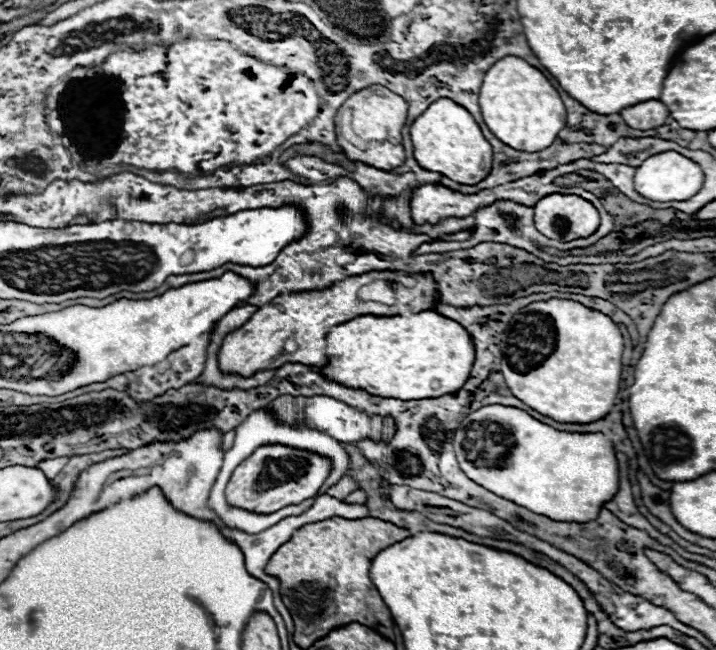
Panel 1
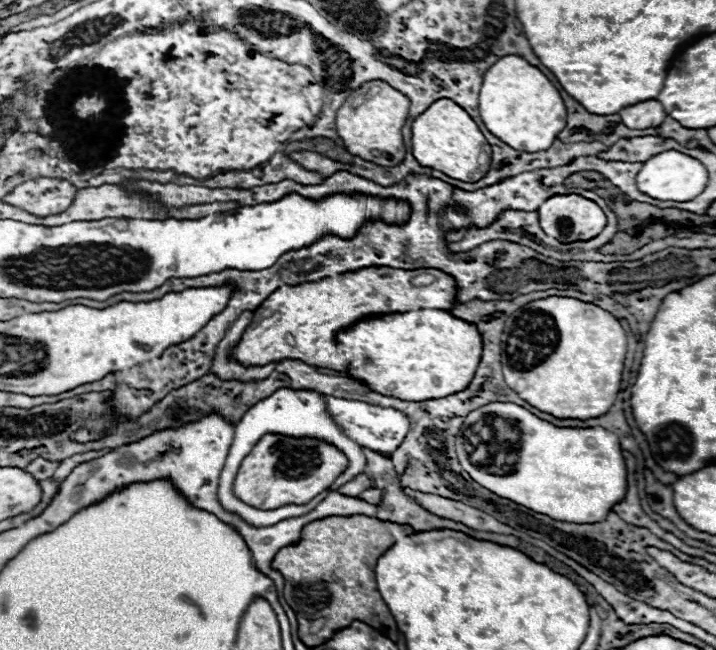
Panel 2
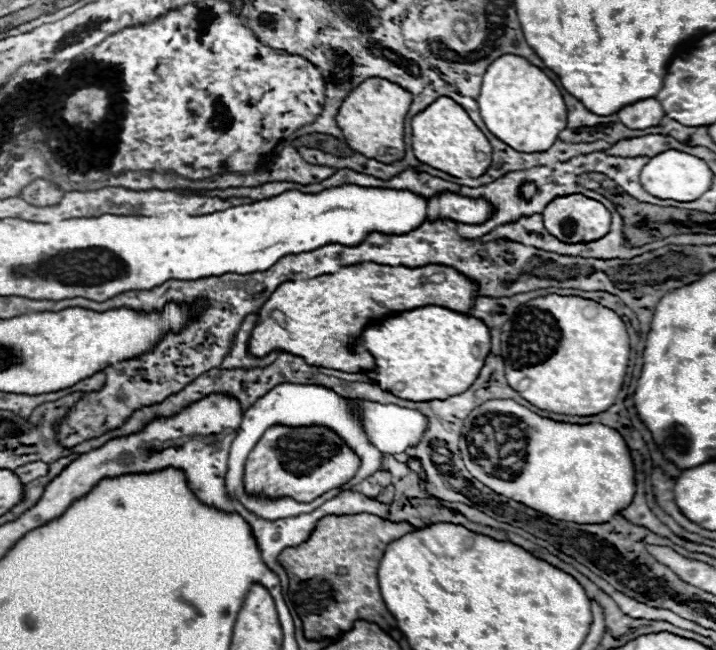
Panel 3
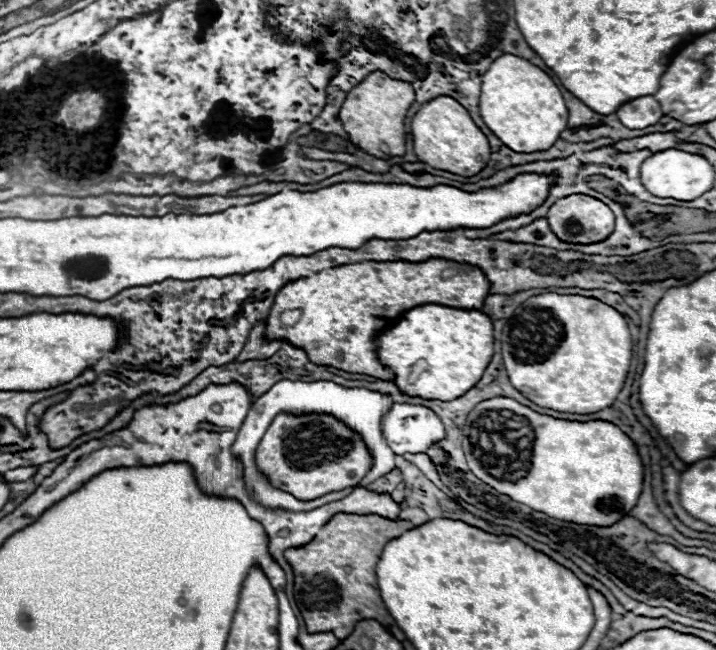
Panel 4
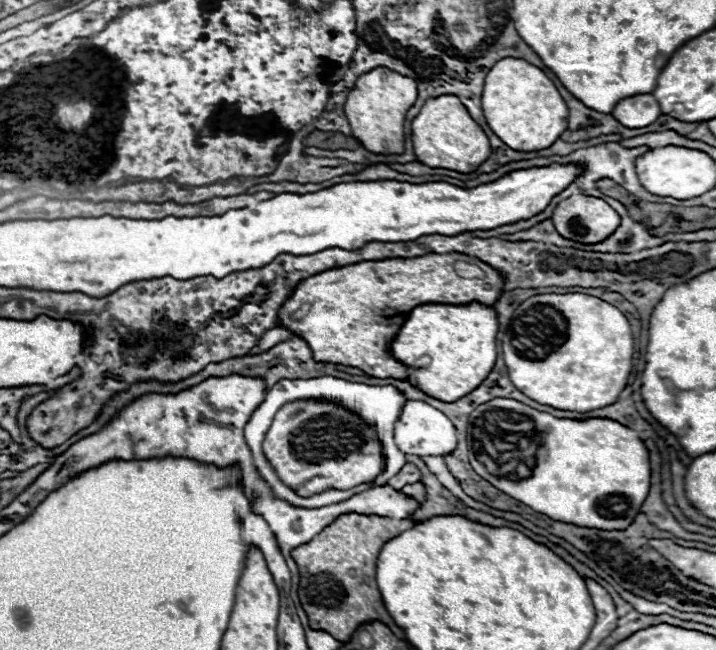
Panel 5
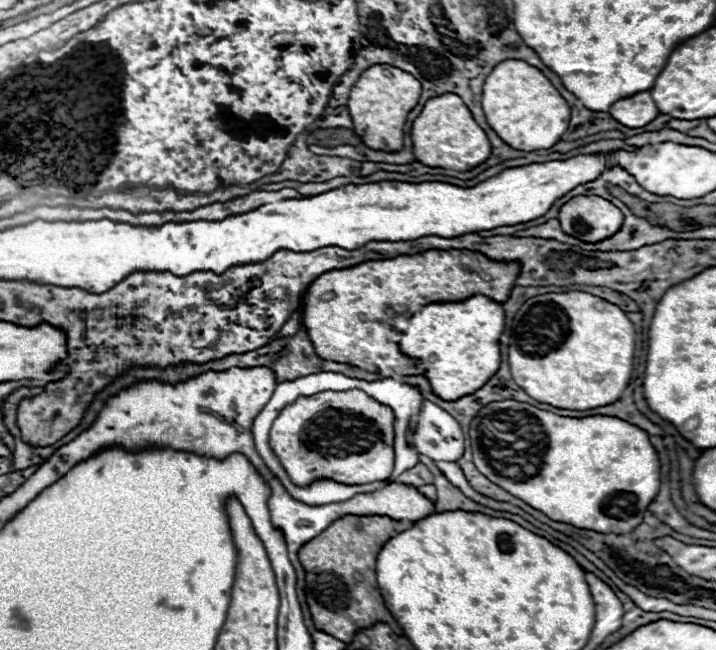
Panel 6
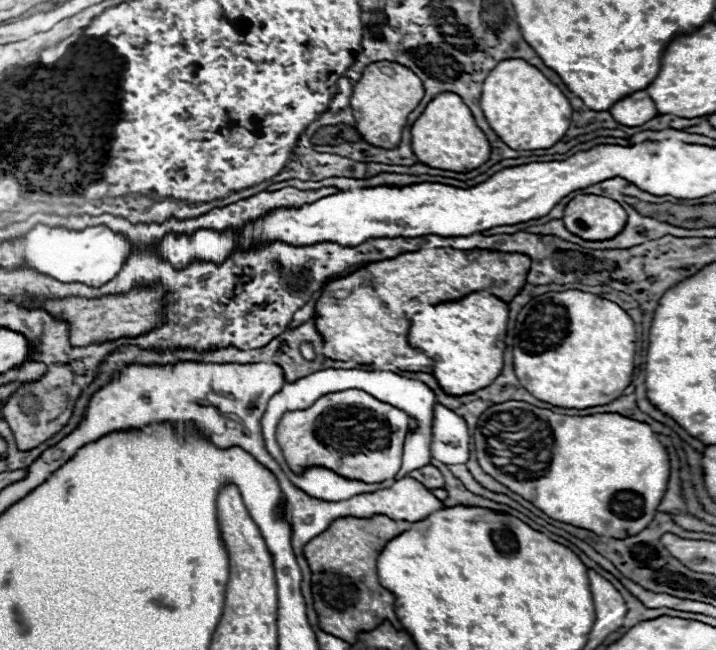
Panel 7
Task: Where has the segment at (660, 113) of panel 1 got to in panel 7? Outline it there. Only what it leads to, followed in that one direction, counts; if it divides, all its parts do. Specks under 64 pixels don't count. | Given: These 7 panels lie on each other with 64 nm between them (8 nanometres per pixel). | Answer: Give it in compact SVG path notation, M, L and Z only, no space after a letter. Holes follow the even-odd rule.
M640 90L640 94L630 94L628 98L616 102L616 106L610 108L610 114L616 118L616 122L624 126L640 126L652 120L658 114L658 110L646 94L646 90Z

